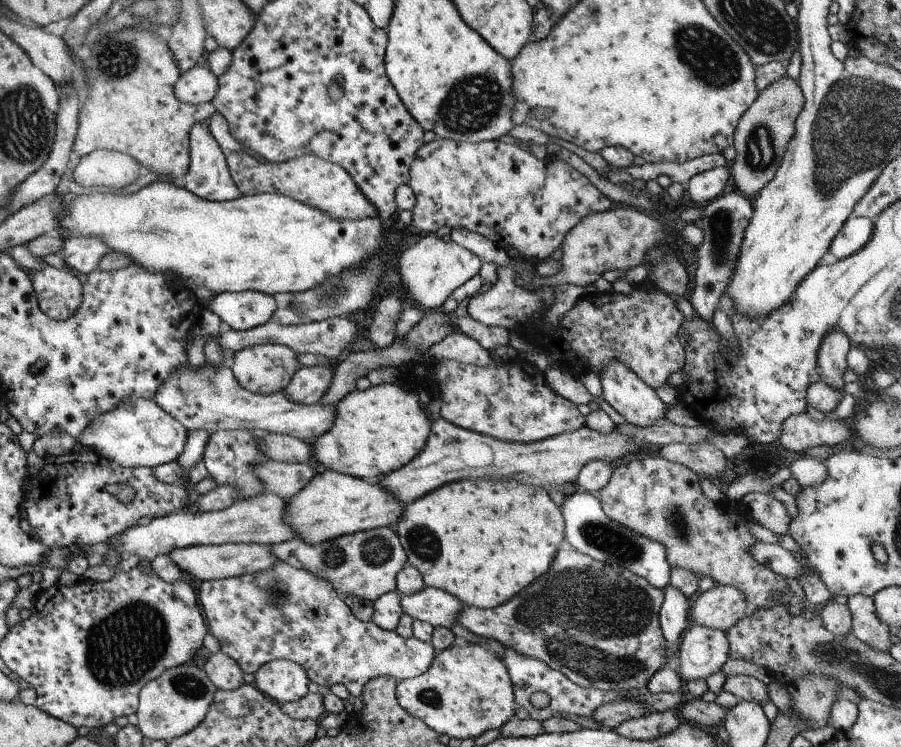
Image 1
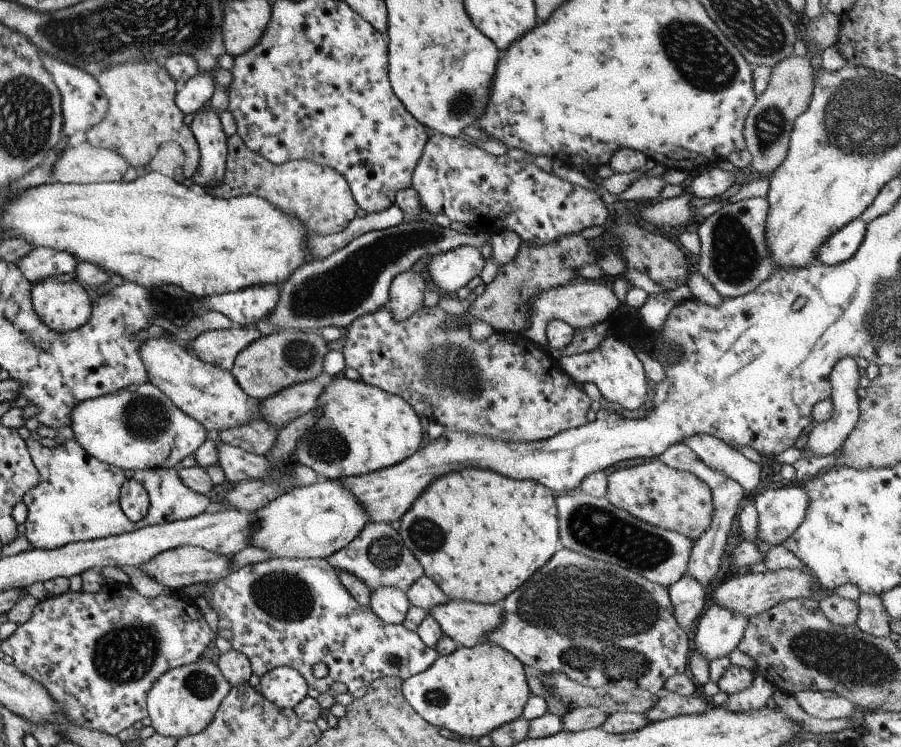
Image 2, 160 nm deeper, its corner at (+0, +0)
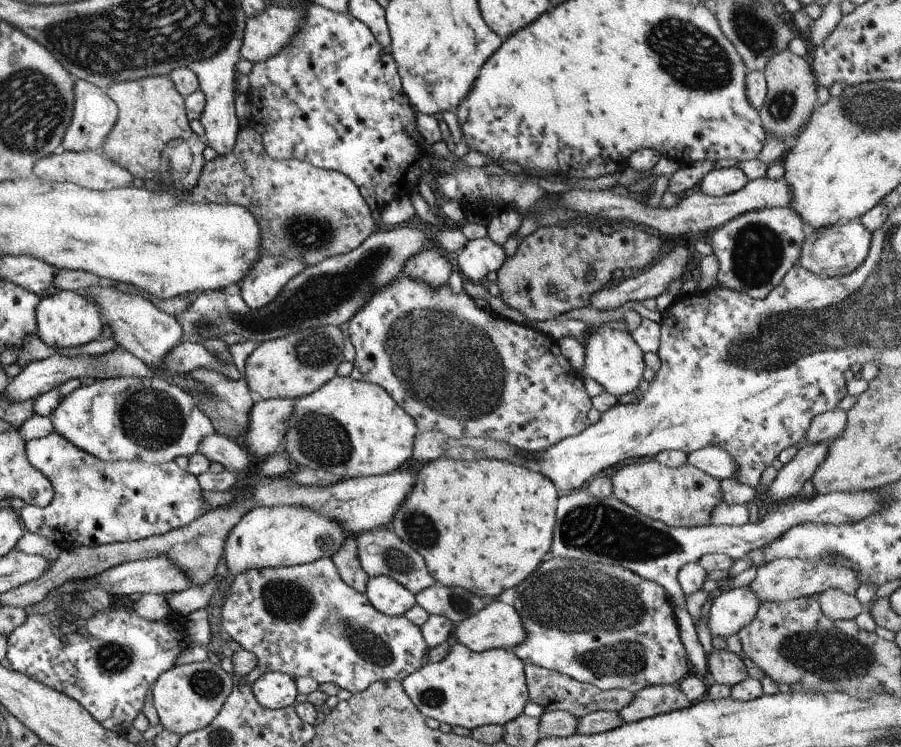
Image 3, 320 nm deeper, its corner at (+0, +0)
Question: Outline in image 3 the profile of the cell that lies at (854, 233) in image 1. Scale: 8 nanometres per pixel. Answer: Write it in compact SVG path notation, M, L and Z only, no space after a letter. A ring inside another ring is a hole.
M859 220L840 221L811 231L812 234L808 233L804 239L798 263L817 276L848 275L864 261L868 253L871 234Z

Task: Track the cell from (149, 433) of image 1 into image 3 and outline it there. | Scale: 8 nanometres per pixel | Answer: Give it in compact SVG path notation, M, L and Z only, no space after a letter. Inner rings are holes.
M119 377L94 379L60 399L48 416L53 432L68 440L73 446L102 461L133 461L161 464L177 456L192 455L202 438L214 432L211 421L198 409L193 396L165 379Z

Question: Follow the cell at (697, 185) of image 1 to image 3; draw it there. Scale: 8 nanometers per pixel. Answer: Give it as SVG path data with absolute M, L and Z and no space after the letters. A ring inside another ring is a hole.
M728 167L709 171L698 185L704 195L722 197L743 188L747 181L740 168Z

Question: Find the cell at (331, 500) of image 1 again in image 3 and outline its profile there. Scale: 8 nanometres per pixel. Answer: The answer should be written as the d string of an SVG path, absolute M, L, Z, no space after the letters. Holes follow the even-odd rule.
M257 507L247 511L229 529L223 543L222 557L230 577L249 569L302 565L321 557L330 558L349 534L328 518L303 507Z

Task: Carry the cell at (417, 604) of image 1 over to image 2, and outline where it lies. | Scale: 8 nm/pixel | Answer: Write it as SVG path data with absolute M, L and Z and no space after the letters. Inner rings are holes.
M449 600L431 609L427 615L439 623L443 635L457 646L469 648L502 624L503 609L500 602L483 604Z

